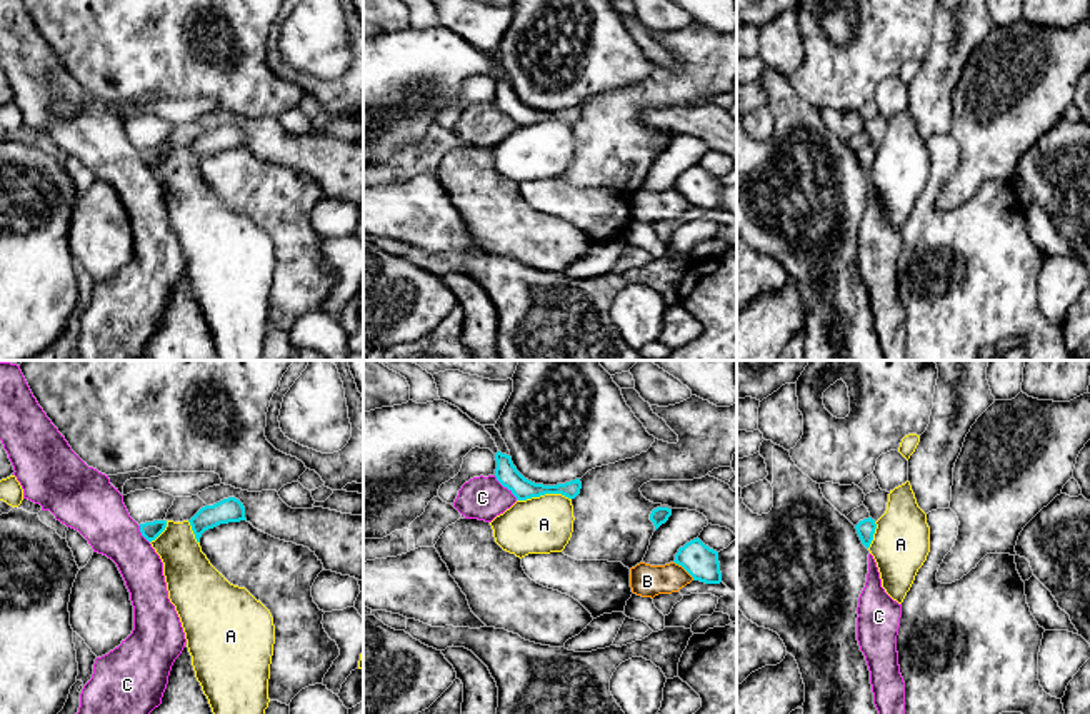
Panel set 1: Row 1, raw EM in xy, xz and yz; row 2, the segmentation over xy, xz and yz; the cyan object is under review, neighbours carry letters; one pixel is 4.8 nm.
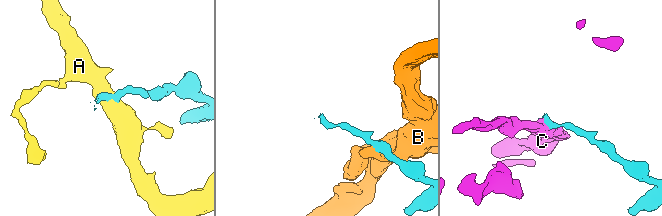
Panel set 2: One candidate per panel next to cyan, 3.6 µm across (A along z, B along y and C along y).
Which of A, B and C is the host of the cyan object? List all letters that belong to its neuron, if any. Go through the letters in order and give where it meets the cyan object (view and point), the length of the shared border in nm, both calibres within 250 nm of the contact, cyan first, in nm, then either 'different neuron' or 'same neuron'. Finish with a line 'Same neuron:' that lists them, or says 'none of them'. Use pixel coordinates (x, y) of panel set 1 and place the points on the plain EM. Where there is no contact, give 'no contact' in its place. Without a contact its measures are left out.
A: meets cyan in xz at (544, 120); contact 260 nm long; 110 nm thick on the cyan side, 280 nm on the other; different neuron
B: meets cyan in xz at (684, 194); contact 140 nm long; 160 nm thick on the cyan side, 160 nm on the other; different neuron
C: meets cyan in xz at (505, 112); contact 170 nm long; 110 nm thick on the cyan side, 200 nm on the other; different neuron
Same neuron: none of them

